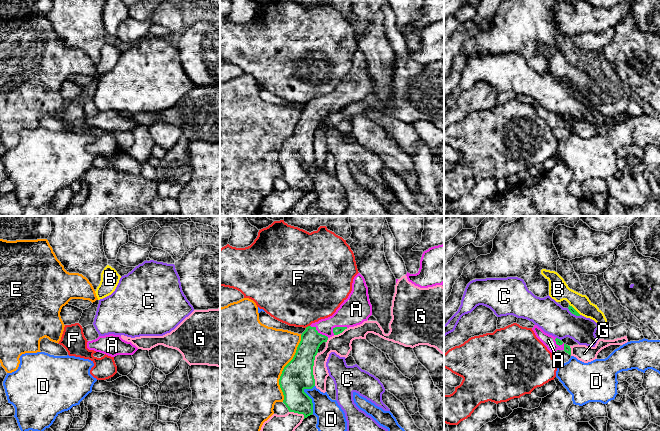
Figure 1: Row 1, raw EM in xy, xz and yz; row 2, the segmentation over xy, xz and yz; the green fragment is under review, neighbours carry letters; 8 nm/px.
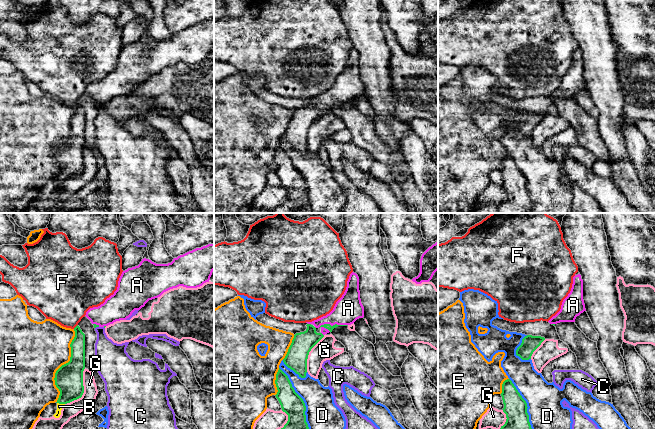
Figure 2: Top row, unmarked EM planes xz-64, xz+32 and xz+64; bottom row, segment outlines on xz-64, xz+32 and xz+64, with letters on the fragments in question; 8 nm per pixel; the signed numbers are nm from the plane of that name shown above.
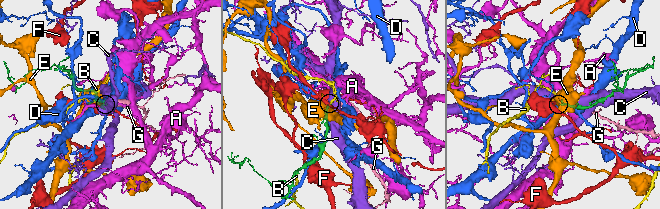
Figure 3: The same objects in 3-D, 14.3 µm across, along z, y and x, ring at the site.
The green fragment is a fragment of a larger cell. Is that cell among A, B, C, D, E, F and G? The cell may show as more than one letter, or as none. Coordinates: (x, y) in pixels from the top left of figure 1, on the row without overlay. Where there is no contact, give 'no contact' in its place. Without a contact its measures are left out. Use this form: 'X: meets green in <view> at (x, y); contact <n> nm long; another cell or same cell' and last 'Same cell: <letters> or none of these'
A: meets green in xz at (319, 109); contact 180 nm long; same cell
B: meets green in yz at (574, 85); contact 130 nm long; another cell
C: meets green in yz at (574, 90); contact 130 nm long; another cell
D: meets green in xz at (309, 173); contact 240 nm long; another cell
E: meets green in xz at (284, 144); contact 550 nm long; another cell
F: meets green in xz at (308, 102); contact 40 nm long; another cell
G: meets green in xz at (312, 145); contact 280 nm long; another cell
Same cell: A

